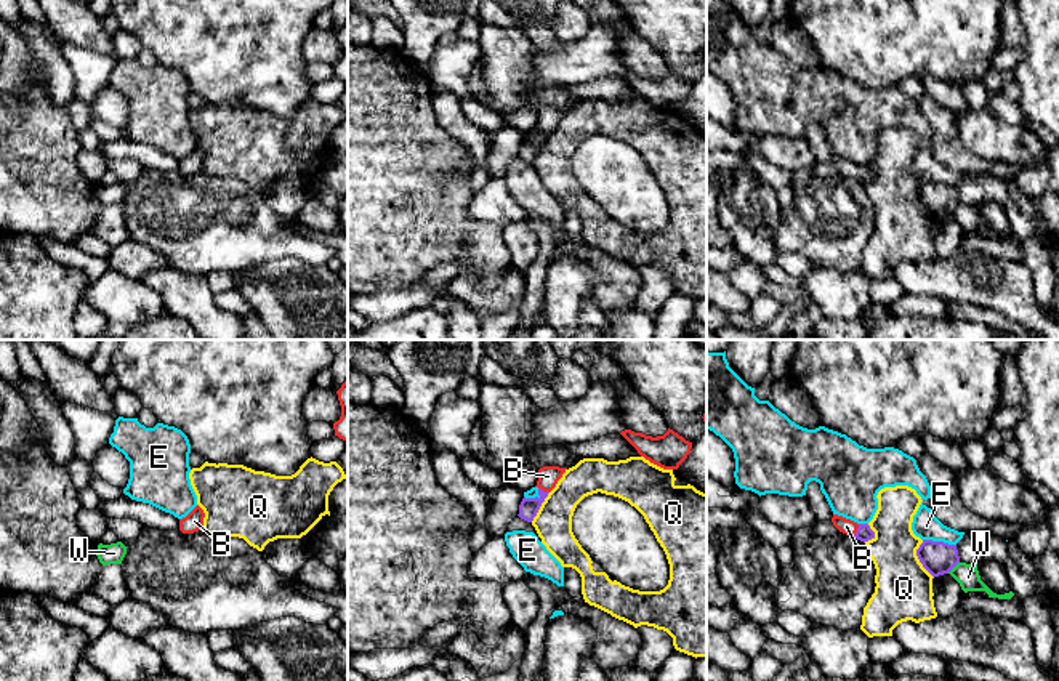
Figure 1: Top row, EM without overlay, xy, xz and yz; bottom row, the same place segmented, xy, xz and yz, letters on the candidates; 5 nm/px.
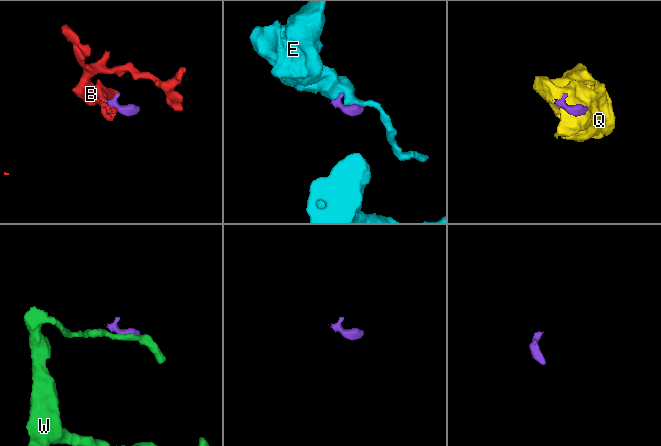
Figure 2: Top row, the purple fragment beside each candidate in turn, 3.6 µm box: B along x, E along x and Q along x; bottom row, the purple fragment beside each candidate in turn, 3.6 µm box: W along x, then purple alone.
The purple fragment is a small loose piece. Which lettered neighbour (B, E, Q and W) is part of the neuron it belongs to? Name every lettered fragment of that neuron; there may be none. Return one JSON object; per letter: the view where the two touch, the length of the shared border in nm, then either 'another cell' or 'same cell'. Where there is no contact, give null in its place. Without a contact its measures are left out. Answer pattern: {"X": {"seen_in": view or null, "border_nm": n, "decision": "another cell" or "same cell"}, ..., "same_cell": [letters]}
{"B": {"seen_in": "yz", "border_nm": 70, "decision": "same cell"}, "E": {"seen_in": "yz", "border_nm": 170, "decision": "another cell"}, "Q": {"seen_in": "yz", "border_nm": 200, "decision": "another cell"}, "W": {"seen_in": "yz", "border_nm": 90, "decision": "another cell"}, "same_cell": ["B"]}

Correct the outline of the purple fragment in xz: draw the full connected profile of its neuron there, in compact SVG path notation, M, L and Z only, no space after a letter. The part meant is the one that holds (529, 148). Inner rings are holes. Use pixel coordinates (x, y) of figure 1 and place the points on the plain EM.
M543 107L538 111L538 122L537 122L537 130L538 136L535 139L522 139L519 146L519 159L532 163L534 159L537 157L542 144L548 138L548 135L556 128L558 122L562 119L567 109L559 109L559 107Z

